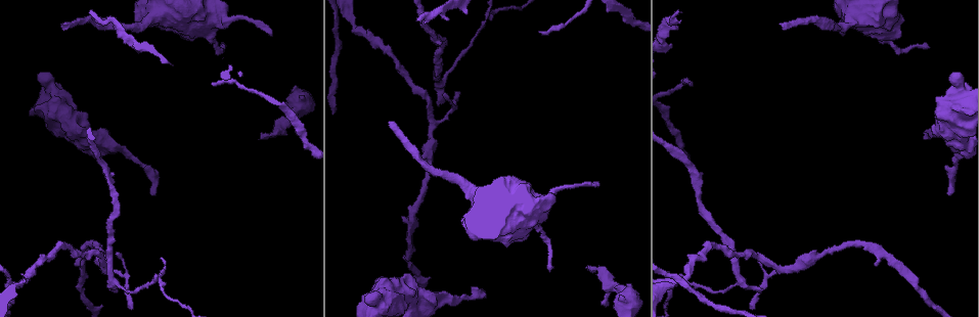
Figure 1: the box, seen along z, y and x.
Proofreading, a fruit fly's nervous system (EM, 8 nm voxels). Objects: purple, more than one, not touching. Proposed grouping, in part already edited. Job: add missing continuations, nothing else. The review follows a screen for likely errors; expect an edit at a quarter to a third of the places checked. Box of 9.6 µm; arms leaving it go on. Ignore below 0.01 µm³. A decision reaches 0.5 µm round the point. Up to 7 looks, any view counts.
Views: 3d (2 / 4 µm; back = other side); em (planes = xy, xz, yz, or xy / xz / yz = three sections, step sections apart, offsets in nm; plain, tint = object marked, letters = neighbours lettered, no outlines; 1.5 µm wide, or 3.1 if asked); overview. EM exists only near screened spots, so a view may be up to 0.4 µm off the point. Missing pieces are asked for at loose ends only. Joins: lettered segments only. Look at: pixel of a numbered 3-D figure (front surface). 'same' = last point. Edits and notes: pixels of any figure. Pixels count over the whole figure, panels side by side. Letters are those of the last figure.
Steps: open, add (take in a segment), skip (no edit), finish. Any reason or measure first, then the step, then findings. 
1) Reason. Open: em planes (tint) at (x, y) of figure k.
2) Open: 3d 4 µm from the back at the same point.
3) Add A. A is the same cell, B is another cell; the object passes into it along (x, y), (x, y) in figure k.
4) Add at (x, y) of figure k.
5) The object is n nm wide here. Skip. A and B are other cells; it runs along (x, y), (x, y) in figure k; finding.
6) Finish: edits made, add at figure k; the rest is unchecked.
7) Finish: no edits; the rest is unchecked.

An open end. Open: 3d 4 µm at (588, 268) of figure 1.

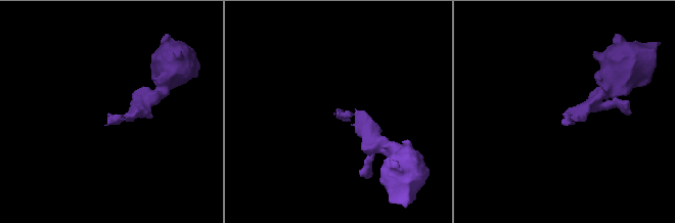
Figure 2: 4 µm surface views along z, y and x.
Now the EM. Open: em planes (letters) at (337, 112) of figure 2.

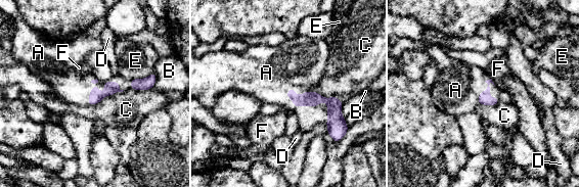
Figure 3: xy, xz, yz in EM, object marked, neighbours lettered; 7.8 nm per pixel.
Add A. A is the same cell, B, C, D, E and F are other cells; the object passes into it along (336, 124), (311, 105), (303, 75) in figure 3; it goes on there.

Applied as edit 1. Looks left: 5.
Free end. Open: em planes (letters) at (949, 194) of figure 1.

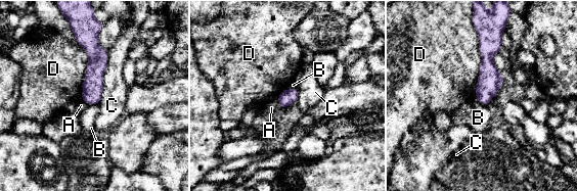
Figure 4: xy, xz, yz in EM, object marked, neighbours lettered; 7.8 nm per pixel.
Skip. A, B, C and D are other cells; it runs along (489, 37), (485, 102) in figure 4; no lettered segment goes on from it.

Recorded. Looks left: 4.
Open: em xy step 8 (tint) at (91, 11) of figure 1.

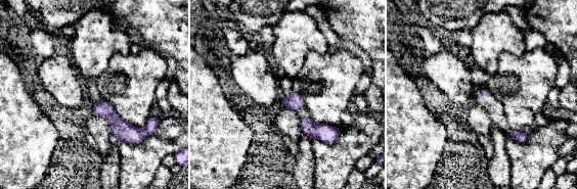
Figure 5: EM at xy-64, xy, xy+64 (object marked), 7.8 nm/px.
What lies round it. Open: em xy step 8 (letters) at the same point.

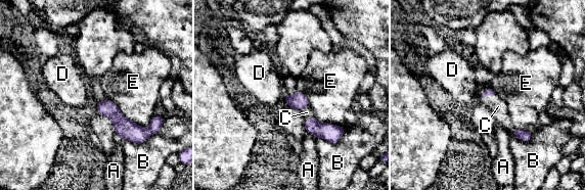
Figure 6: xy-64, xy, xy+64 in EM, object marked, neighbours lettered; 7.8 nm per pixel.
Add C. C is the same cell, A, B, D and E are other cells; the object passes into it along (487, 92), (487, 94), (498, 106) in figure 6; the neuron continues.

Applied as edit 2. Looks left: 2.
Finish: edits made, add at figure 3, add at figure 6; the rest is unchecked.

